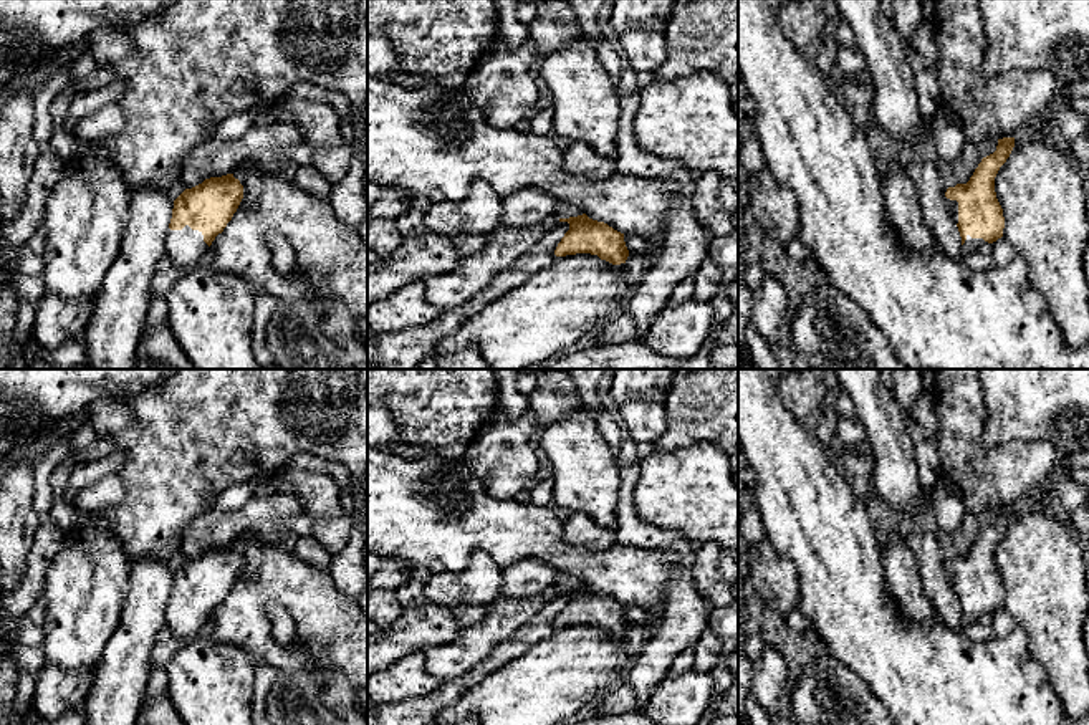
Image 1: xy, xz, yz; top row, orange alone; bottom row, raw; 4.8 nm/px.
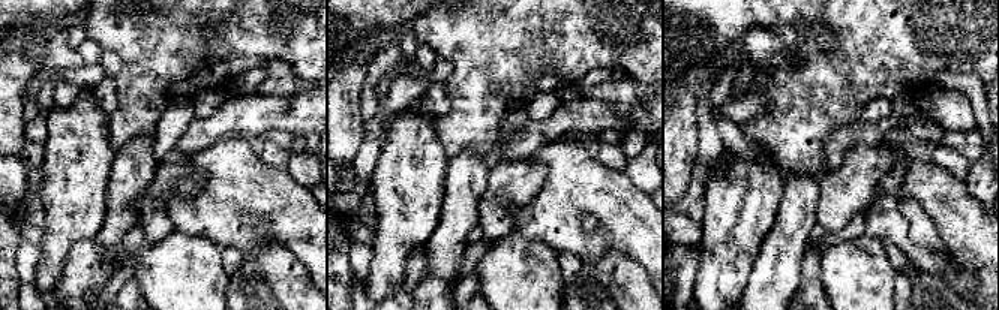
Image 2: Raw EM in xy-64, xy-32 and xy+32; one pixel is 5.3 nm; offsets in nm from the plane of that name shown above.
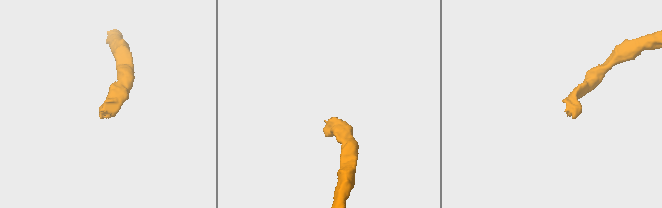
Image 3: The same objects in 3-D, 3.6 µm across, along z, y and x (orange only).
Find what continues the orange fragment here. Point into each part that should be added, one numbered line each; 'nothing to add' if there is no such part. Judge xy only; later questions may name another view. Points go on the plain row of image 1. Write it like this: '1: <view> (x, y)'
1: xy (184, 618)

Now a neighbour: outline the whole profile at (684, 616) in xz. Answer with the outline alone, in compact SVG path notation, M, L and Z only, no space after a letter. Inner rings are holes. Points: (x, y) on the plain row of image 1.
M639 463L619 470L617 543L677 555L665 604L659 614L659 631L647 637L624 675L624 680L634 689L634 712L644 713L650 692L669 677L672 660L698 644L702 632L708 627L710 611L705 607L692 574L697 546L672 530L644 523L636 515L632 490L637 477Z

